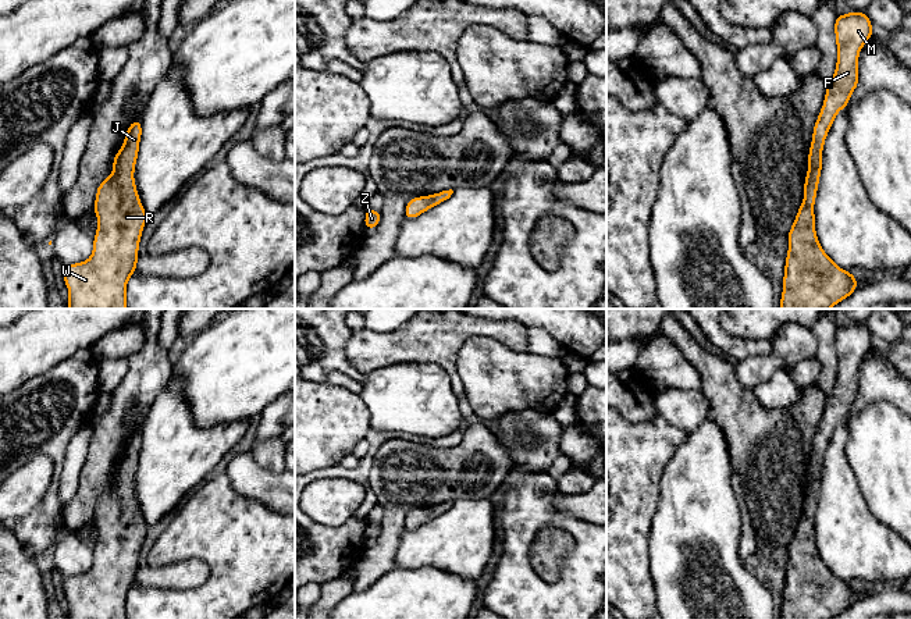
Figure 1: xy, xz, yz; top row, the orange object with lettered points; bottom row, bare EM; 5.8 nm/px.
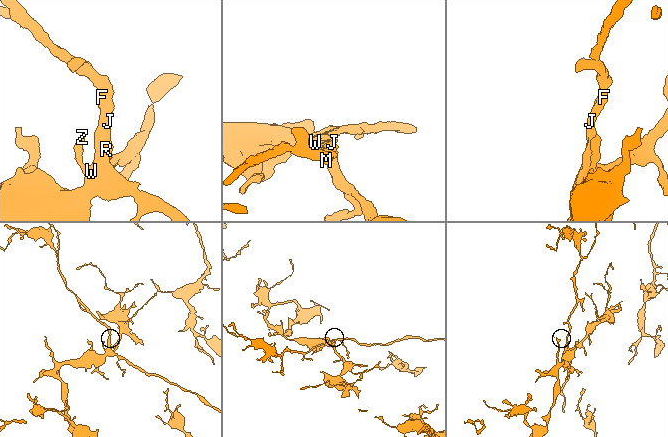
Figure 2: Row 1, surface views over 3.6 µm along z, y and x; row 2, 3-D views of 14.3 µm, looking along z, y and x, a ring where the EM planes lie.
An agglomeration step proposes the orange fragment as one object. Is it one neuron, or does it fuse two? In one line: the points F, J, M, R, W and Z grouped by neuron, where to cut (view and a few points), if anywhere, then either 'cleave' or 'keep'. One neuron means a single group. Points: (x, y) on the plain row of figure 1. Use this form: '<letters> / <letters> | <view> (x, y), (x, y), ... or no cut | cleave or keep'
F J M R W Z | no cut | keep

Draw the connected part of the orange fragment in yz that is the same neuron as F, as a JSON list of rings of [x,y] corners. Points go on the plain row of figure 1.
[[[851,323],[835,332],[837,376],[826,395],[826,406],[812,444],[804,513],[787,547],[780,619],[832,619],[848,609],[858,597],[853,584],[841,581],[825,565],[815,544],[814,515],[822,483],[822,462],[836,426],[858,398],[858,367],[873,346],[865,324]]]

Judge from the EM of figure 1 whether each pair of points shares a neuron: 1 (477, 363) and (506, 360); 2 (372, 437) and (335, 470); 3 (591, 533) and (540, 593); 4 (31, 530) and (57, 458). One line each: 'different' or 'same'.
1: same
2: same
3: same
4: same

